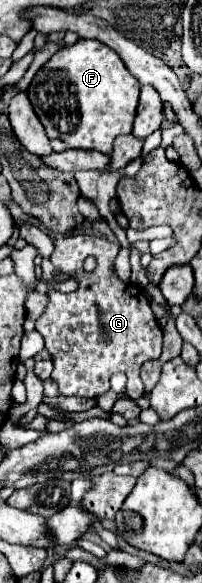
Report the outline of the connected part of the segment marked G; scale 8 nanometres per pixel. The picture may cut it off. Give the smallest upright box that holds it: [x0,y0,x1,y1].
[37,235,163,399]

